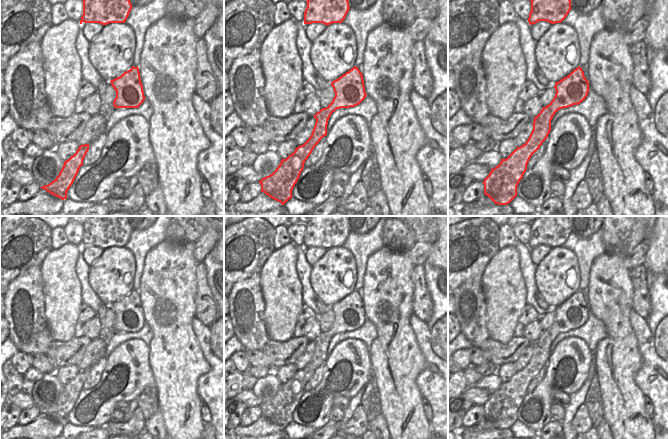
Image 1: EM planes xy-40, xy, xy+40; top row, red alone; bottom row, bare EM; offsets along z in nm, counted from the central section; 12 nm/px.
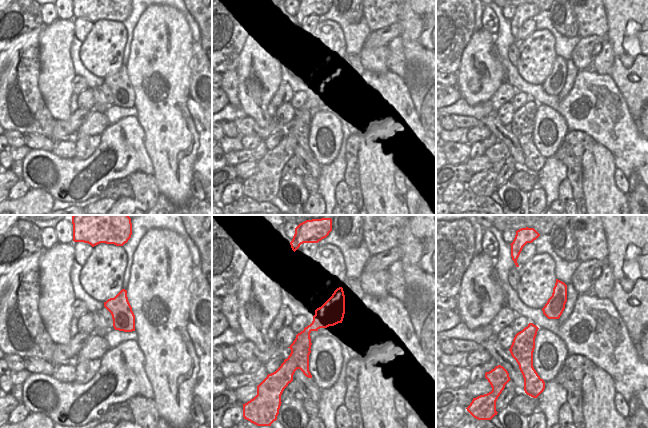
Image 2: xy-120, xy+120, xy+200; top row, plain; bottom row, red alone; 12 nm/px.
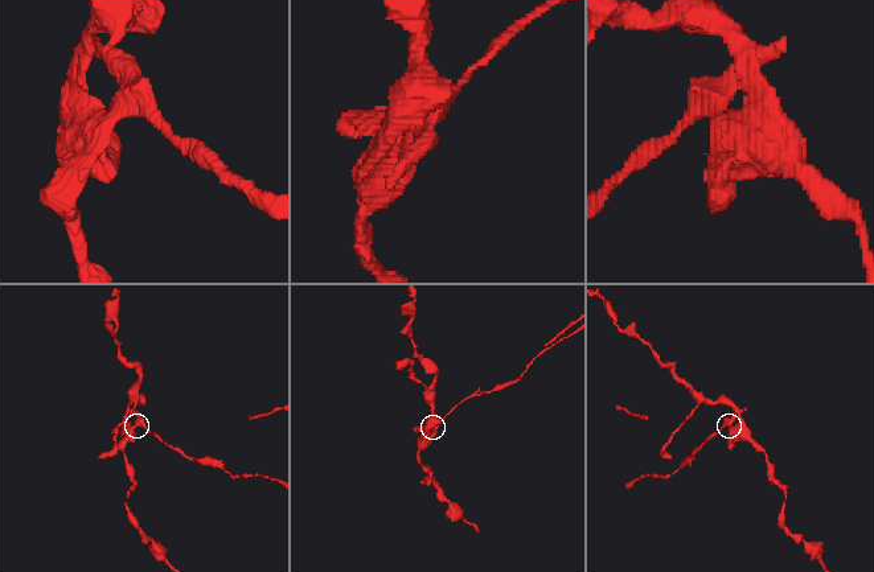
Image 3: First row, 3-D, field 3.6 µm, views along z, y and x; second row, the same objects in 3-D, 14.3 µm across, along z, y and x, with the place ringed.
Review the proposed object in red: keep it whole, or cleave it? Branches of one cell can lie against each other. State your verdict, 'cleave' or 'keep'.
cleave

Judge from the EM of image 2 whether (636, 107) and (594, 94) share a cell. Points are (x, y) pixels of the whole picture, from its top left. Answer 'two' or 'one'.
two

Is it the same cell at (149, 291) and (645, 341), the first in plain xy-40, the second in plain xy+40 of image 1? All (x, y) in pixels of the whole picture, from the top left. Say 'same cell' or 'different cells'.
different cells

